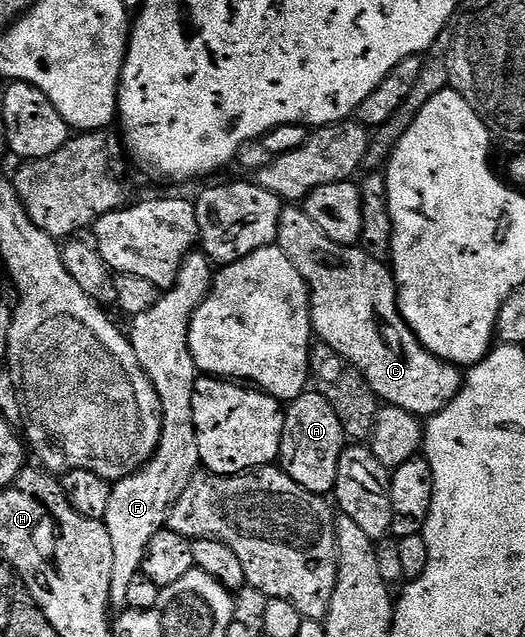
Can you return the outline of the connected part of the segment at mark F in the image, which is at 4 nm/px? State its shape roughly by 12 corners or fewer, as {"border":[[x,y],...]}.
{"border":[[189,253],[127,329],[161,400],[152,459],[116,482],[109,603],[202,468],[189,324],[214,262]]}

